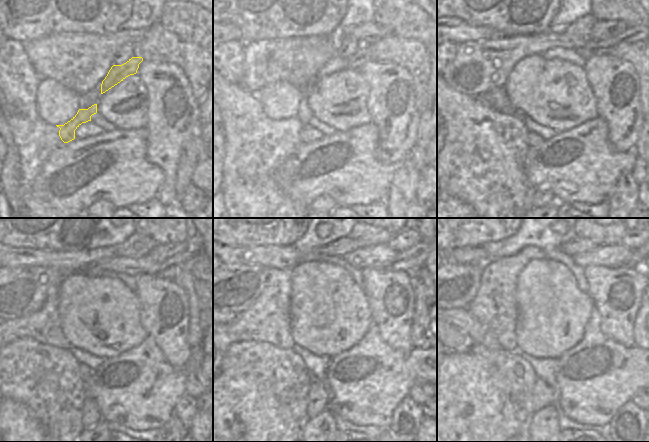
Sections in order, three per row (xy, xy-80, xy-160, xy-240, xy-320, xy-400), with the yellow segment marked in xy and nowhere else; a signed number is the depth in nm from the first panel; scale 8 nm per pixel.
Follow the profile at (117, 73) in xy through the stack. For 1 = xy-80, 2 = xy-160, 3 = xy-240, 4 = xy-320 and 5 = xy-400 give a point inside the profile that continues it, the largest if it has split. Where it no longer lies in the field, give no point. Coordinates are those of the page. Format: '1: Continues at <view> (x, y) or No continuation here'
1: Continues at xy-80 (364, 54)
2: Continues at xy-160 (639, 33)
3: Continues at xy-240 (184, 261)
4: Continues at xy-320 (413, 258)
5: Continues at xy-400 (640, 254)

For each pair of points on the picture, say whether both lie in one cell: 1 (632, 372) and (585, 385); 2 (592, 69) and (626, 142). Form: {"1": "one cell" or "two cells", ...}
{"1": "one cell", "2": "one cell"}

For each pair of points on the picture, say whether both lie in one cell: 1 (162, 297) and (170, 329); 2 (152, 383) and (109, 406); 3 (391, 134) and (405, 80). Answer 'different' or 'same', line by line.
1: same
2: same
3: same

